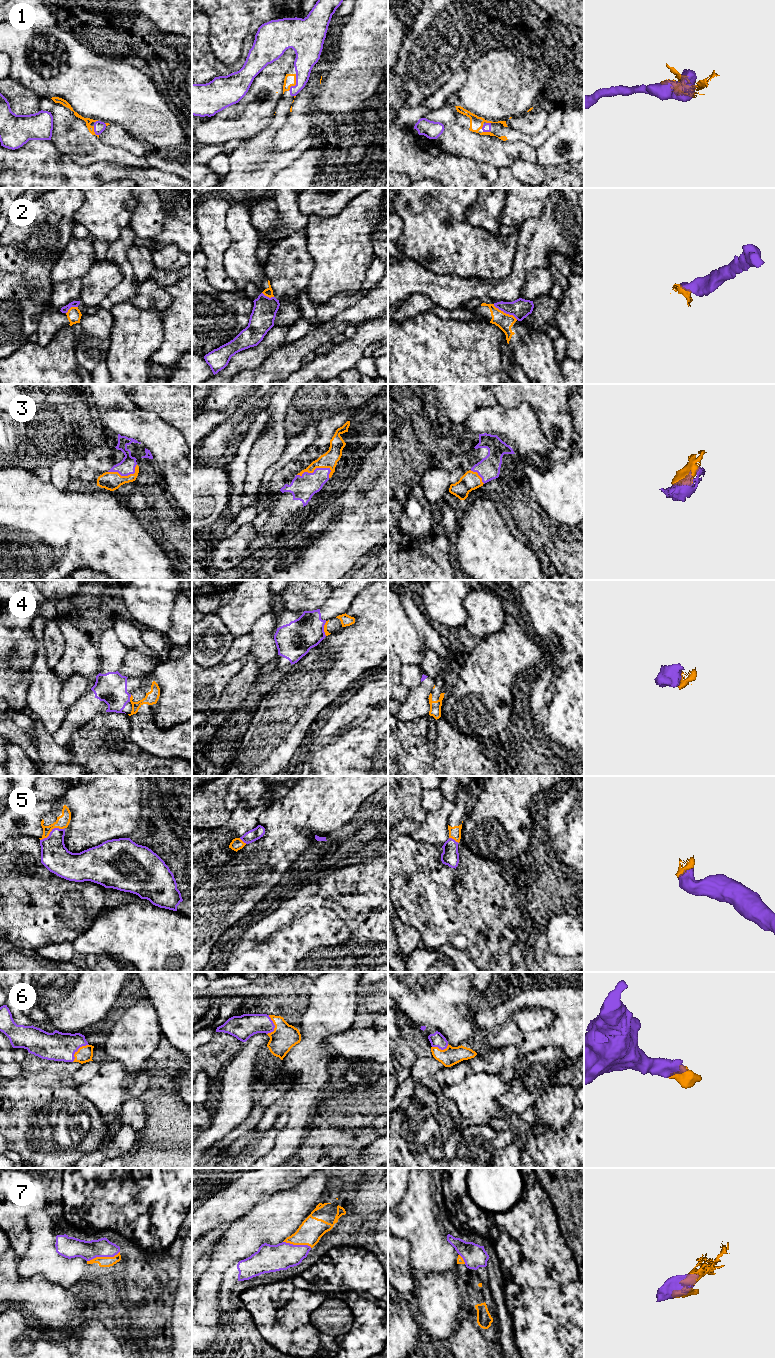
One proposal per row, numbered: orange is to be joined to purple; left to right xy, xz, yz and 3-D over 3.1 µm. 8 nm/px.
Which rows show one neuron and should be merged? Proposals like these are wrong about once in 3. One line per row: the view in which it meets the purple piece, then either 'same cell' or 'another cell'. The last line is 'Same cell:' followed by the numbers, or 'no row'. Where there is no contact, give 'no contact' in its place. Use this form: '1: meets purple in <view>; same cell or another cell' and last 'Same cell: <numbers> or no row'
1: meets purple in xz; same cell
2: meets purple in yz; another cell
3: meets purple in xz; same cell
4: meets purple in xy; another cell
5: meets purple in xy; same cell
6: meets purple in xy; same cell
7: meets purple in xy; same cell
Same cell: 1, 3, 5, 6, 7

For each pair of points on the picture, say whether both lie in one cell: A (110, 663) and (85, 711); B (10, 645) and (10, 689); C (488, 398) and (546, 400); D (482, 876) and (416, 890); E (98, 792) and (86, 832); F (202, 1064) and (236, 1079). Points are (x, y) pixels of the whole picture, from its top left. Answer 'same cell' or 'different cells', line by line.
A: same cell
B: same cell
C: different cells
D: same cell
E: same cell
F: different cells

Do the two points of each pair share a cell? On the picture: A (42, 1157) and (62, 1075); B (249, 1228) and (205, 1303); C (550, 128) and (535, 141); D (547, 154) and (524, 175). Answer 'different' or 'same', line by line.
A: same
B: same
C: same
D: different

